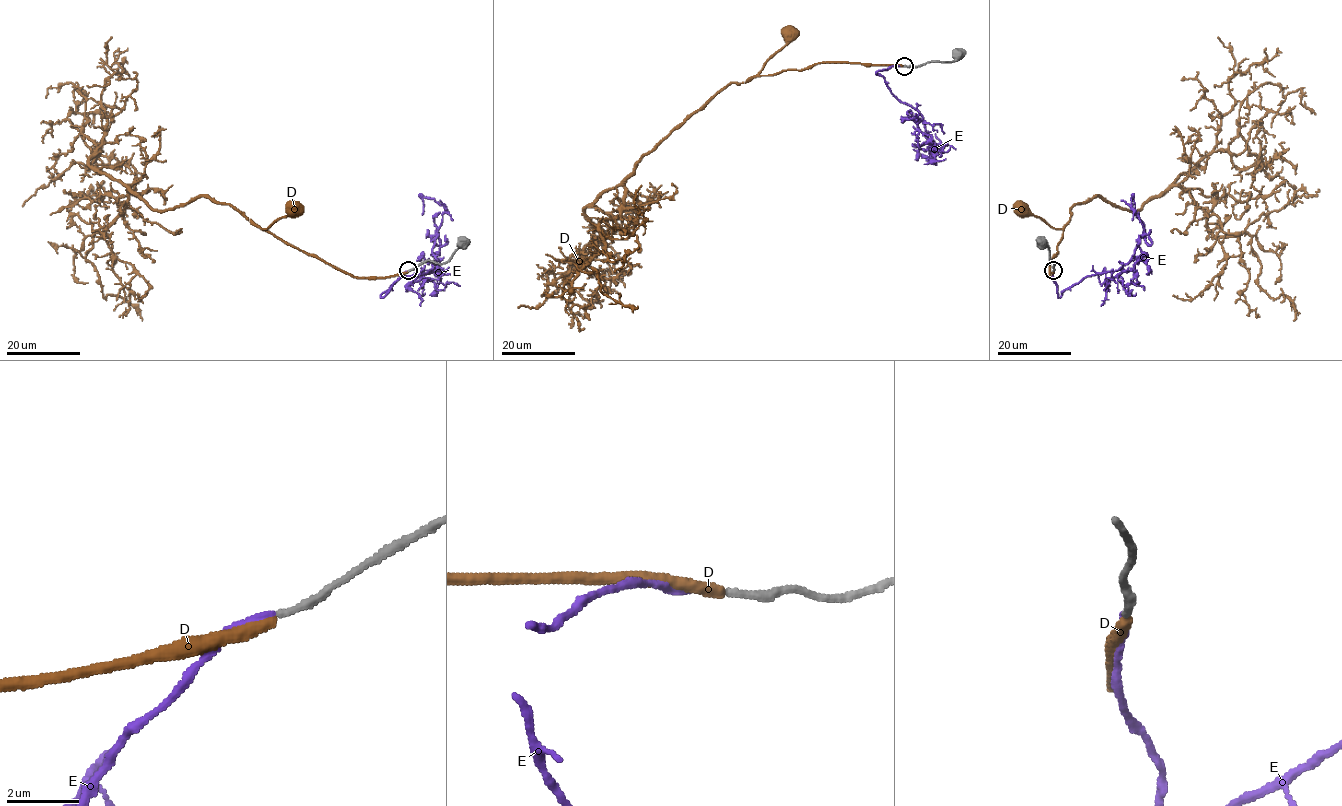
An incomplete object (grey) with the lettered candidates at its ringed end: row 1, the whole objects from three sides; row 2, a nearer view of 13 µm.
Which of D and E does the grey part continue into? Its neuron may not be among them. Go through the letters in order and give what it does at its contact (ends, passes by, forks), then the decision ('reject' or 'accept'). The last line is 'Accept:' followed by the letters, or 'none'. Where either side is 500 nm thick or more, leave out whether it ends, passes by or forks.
D: it ends | reject
E: it ends | accept
Accept: E

